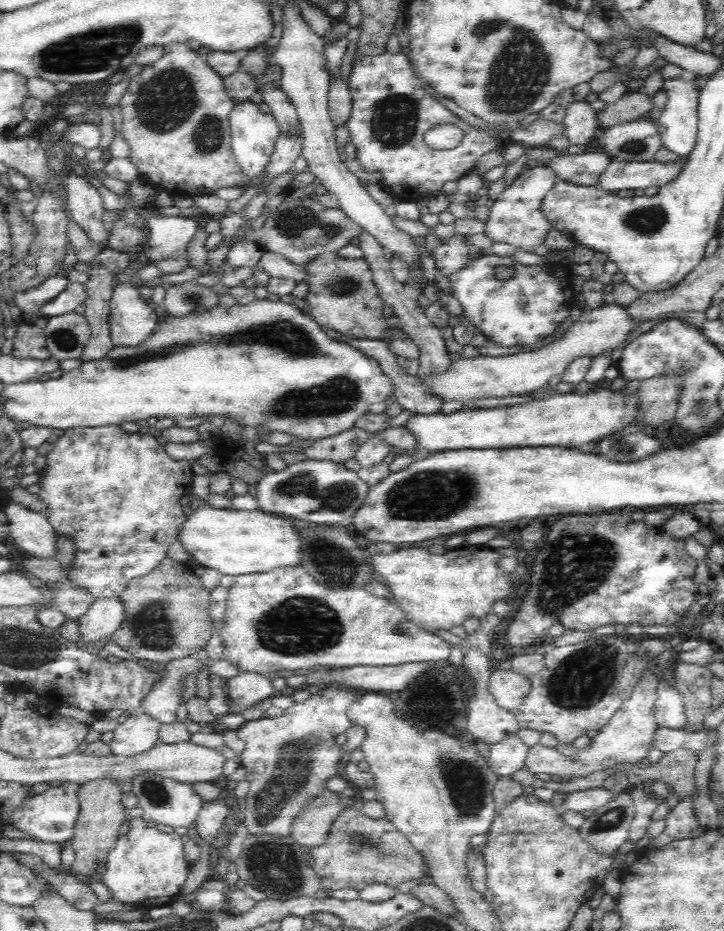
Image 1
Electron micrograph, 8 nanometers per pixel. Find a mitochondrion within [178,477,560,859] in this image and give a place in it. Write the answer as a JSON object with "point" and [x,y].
{"point":[299,625]}

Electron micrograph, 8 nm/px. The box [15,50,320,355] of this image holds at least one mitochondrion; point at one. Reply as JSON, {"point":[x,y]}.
{"point":[165,101]}

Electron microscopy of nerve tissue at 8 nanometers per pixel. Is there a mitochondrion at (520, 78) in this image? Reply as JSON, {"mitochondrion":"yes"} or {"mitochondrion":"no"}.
{"mitochondrion":"yes"}

